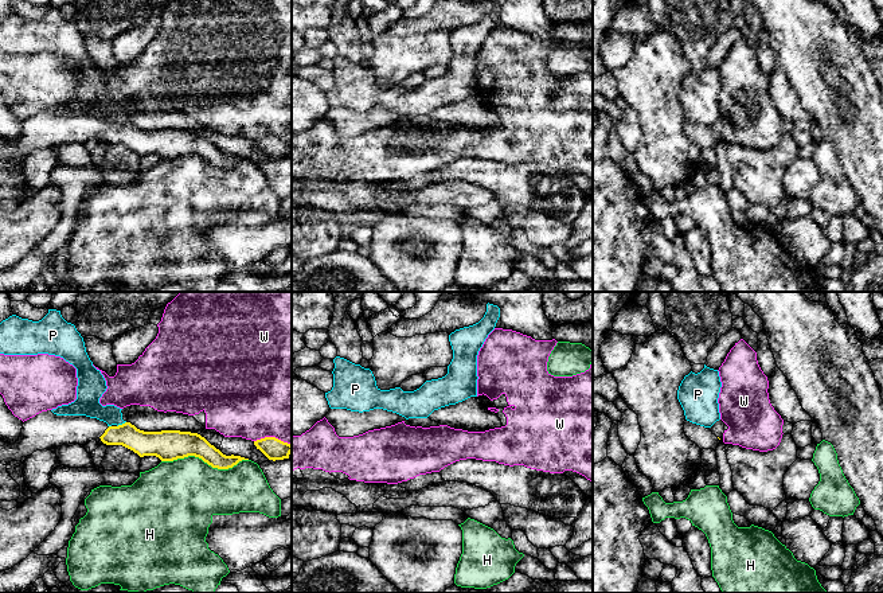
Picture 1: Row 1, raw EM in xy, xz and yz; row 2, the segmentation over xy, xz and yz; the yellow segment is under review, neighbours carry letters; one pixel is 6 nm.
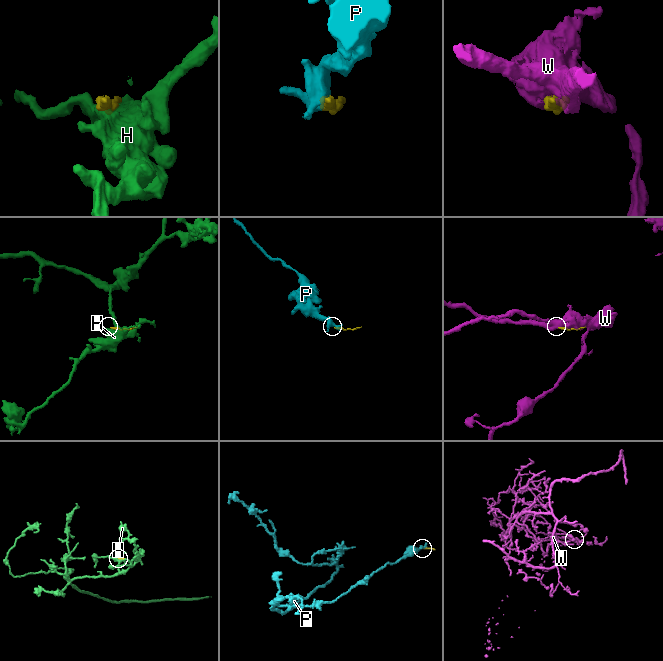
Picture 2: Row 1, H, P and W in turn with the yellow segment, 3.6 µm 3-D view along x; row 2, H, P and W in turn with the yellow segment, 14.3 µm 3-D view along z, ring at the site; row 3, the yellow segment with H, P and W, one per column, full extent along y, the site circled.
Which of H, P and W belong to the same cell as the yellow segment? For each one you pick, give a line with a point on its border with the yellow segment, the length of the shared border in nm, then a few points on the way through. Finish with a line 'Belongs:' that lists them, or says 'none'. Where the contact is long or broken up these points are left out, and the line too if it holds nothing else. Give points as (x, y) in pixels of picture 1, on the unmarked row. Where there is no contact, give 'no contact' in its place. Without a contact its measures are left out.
Belongs: none

